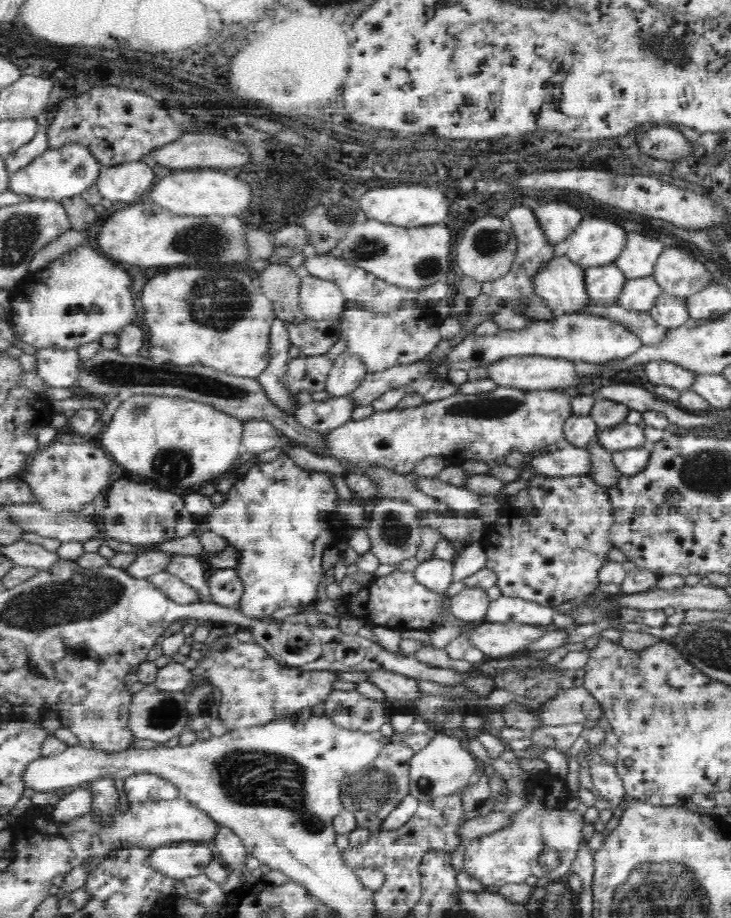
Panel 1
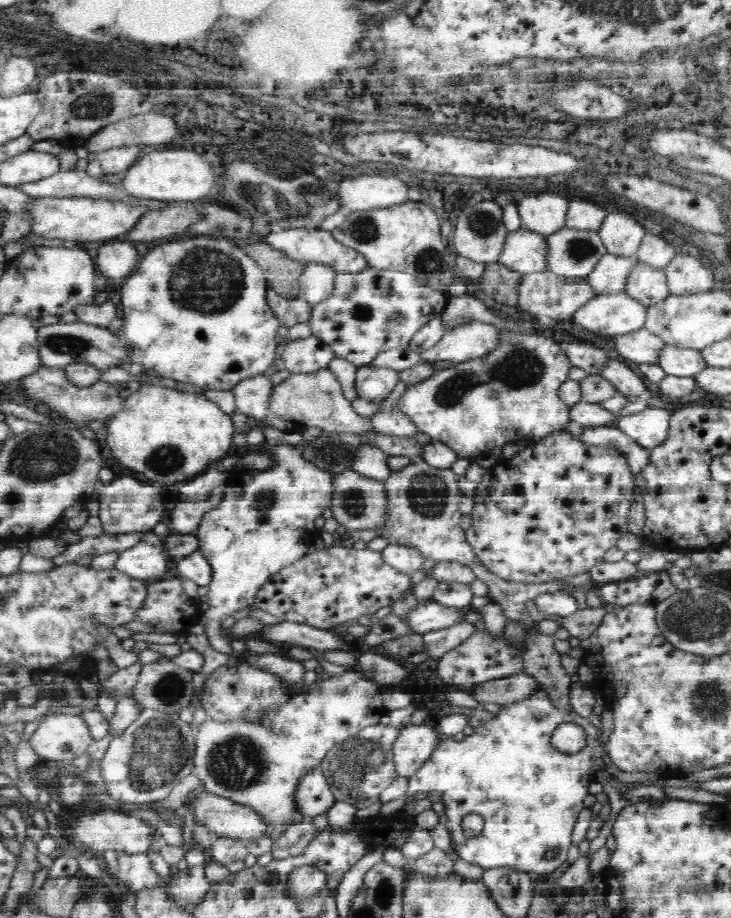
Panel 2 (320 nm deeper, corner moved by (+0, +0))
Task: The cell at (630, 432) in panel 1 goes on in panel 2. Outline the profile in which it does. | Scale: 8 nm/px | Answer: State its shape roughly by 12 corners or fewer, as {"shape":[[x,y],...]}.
{"shape":[[580,401],[569,407],[567,429],[580,434],[597,426],[618,426],[619,413],[600,403]]}

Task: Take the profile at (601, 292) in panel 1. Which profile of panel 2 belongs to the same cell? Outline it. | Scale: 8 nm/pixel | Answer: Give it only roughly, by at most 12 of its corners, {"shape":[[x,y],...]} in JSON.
{"shape":[[596,231],[549,234],[548,270],[584,280],[607,249]]}

